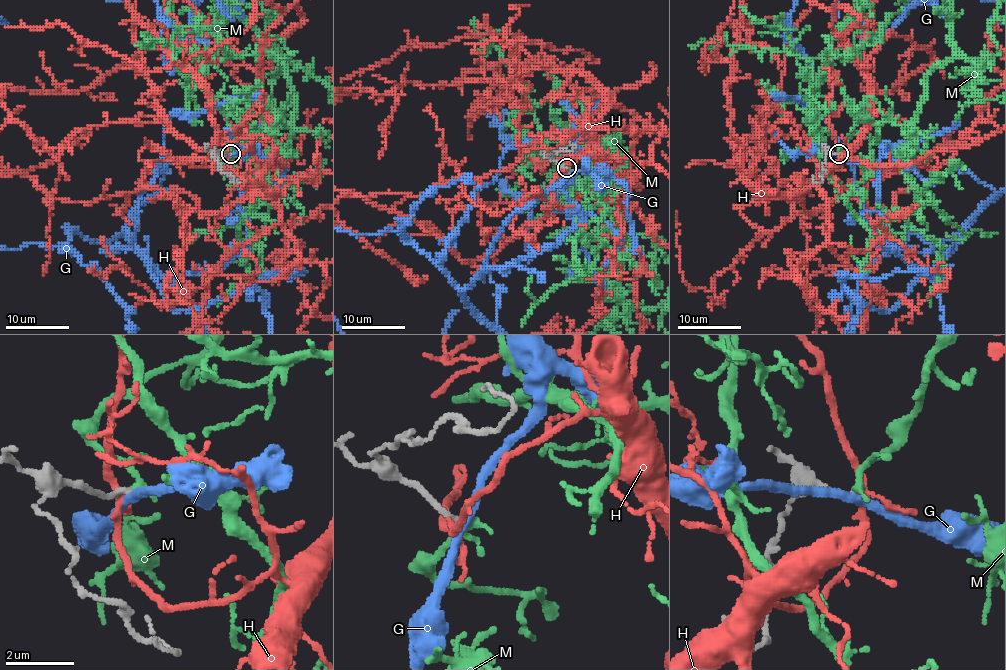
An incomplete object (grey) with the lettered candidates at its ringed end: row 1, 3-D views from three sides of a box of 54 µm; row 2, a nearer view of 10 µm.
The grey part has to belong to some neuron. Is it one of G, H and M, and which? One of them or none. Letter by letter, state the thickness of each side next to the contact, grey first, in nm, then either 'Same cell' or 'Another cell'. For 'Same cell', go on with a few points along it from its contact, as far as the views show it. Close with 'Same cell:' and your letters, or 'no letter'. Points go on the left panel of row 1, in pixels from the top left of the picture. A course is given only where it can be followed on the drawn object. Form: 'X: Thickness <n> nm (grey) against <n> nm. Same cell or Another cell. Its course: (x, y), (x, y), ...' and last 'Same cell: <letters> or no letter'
G: Thickness 150 nm (grey) against 280 nm. Another cell
H: Thickness 160 nm (grey) against 190 nm. Another cell
M: Thickness 140 nm (grey) against 170 nm. Same cell
Same cell: M

